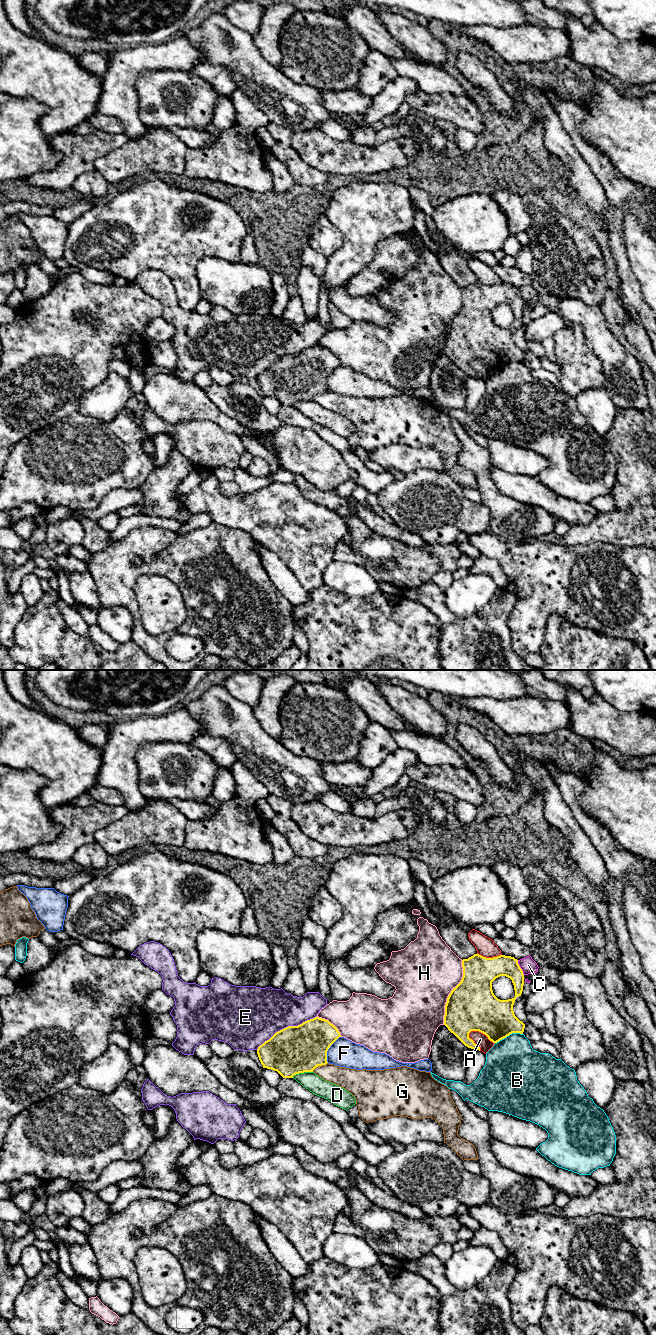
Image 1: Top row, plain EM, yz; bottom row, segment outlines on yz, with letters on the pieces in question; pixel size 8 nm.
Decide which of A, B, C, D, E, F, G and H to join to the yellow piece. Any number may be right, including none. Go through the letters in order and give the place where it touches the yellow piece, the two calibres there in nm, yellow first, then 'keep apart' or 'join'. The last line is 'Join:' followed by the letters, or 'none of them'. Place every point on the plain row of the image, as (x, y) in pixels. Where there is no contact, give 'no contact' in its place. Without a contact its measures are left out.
A: yz (481, 360) | 400/110 nm | keep apart
B: yz (508, 363) | 320/440 nm | keep apart
C: yz (519, 295) | 190/120 nm | keep apart
D: yz (302, 400) | 380/140 nm | keep apart
E: yz (286, 355) | 380/400 nm | keep apart
F: yz (328, 376) | 380/220 nm | keep apart
G: yz (319, 393) | 380/170 nm | keep apart
H: yz (451, 320) | 400/480 nm | keep apart
Join: none of them

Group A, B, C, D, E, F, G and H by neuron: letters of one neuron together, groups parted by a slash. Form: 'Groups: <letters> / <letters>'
Groups: A / B / C / D / E / F / G / H

